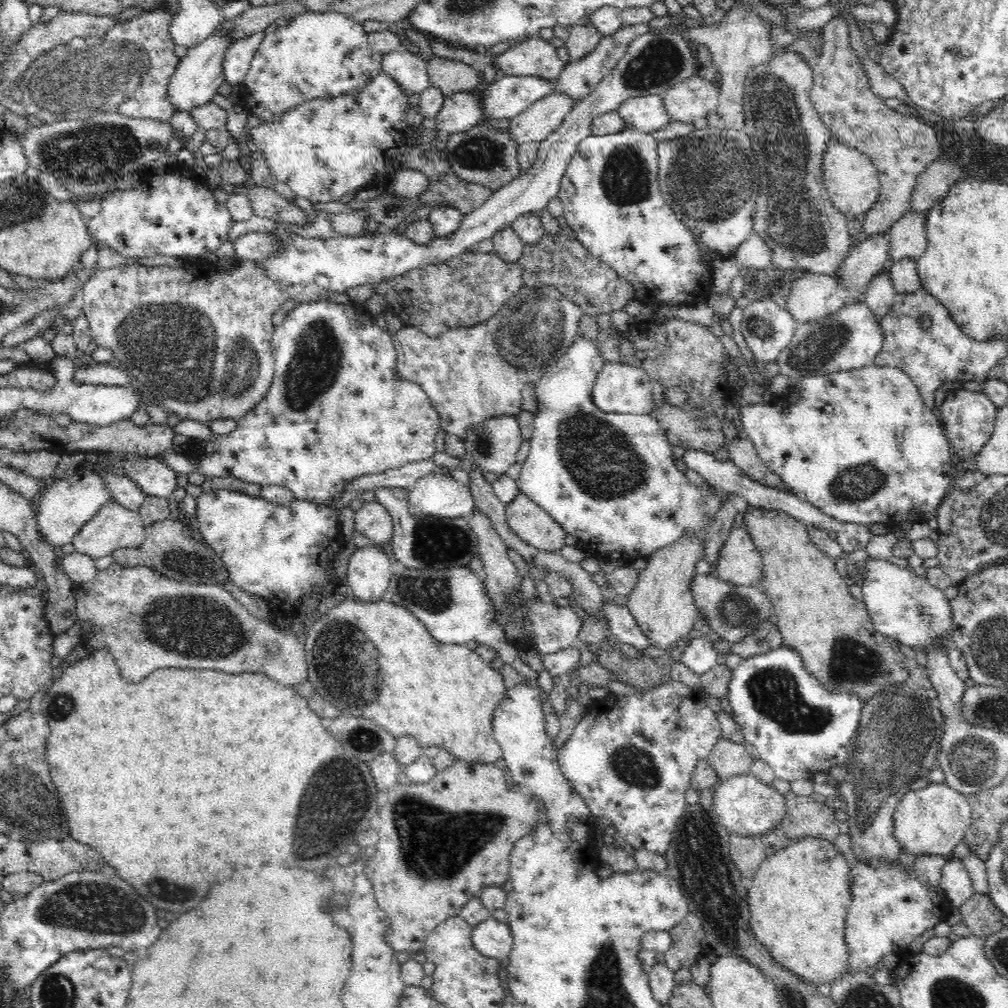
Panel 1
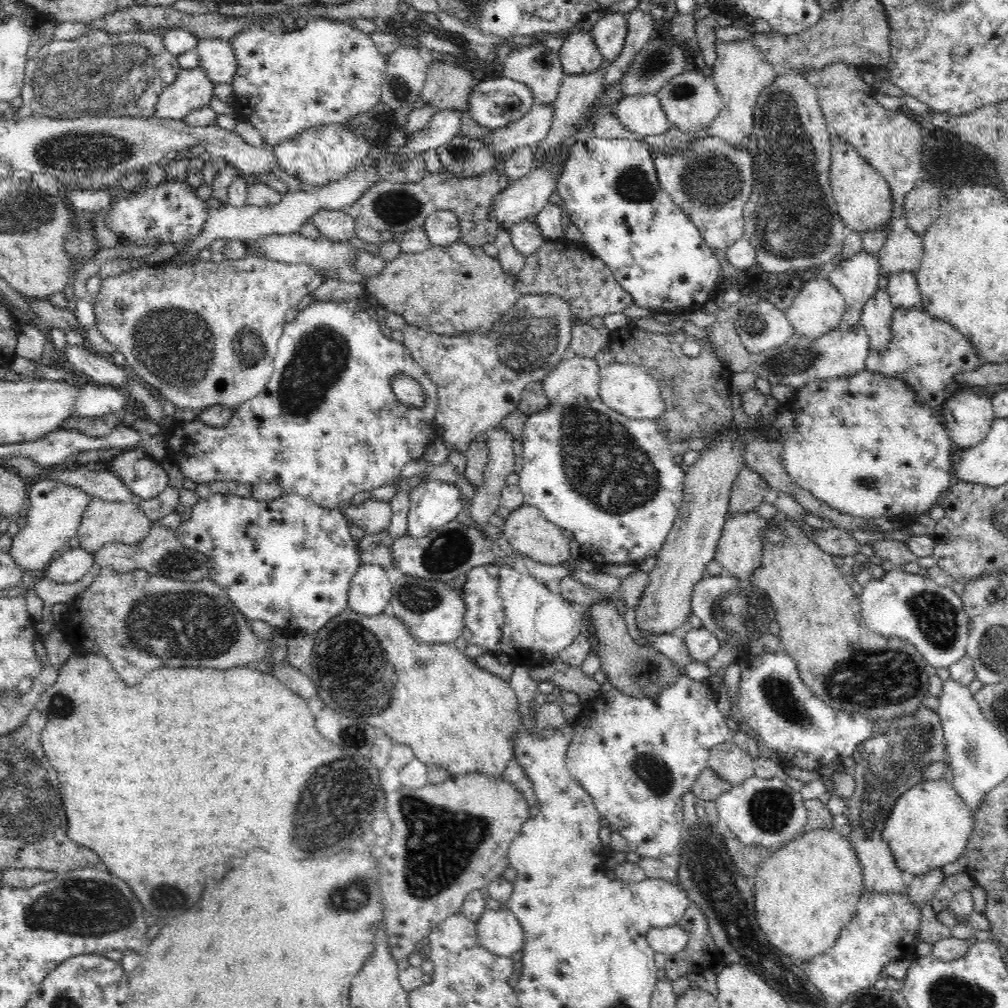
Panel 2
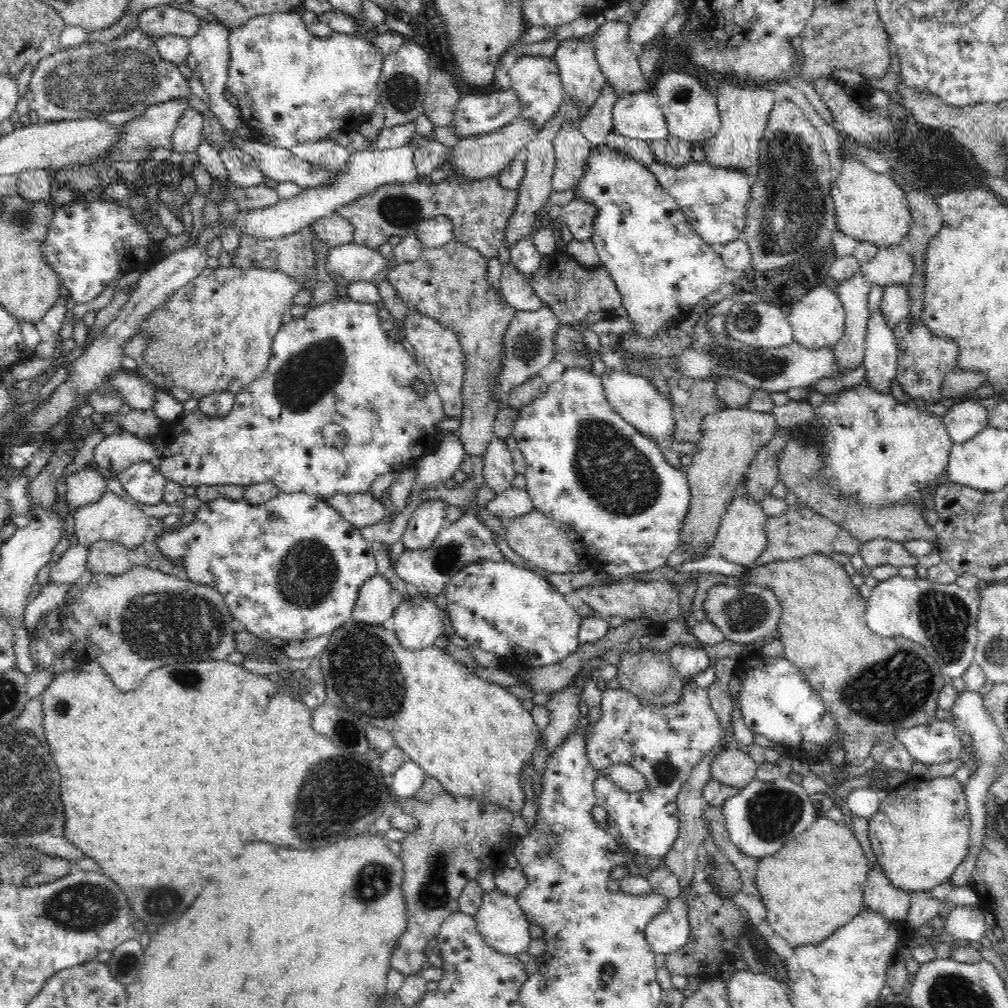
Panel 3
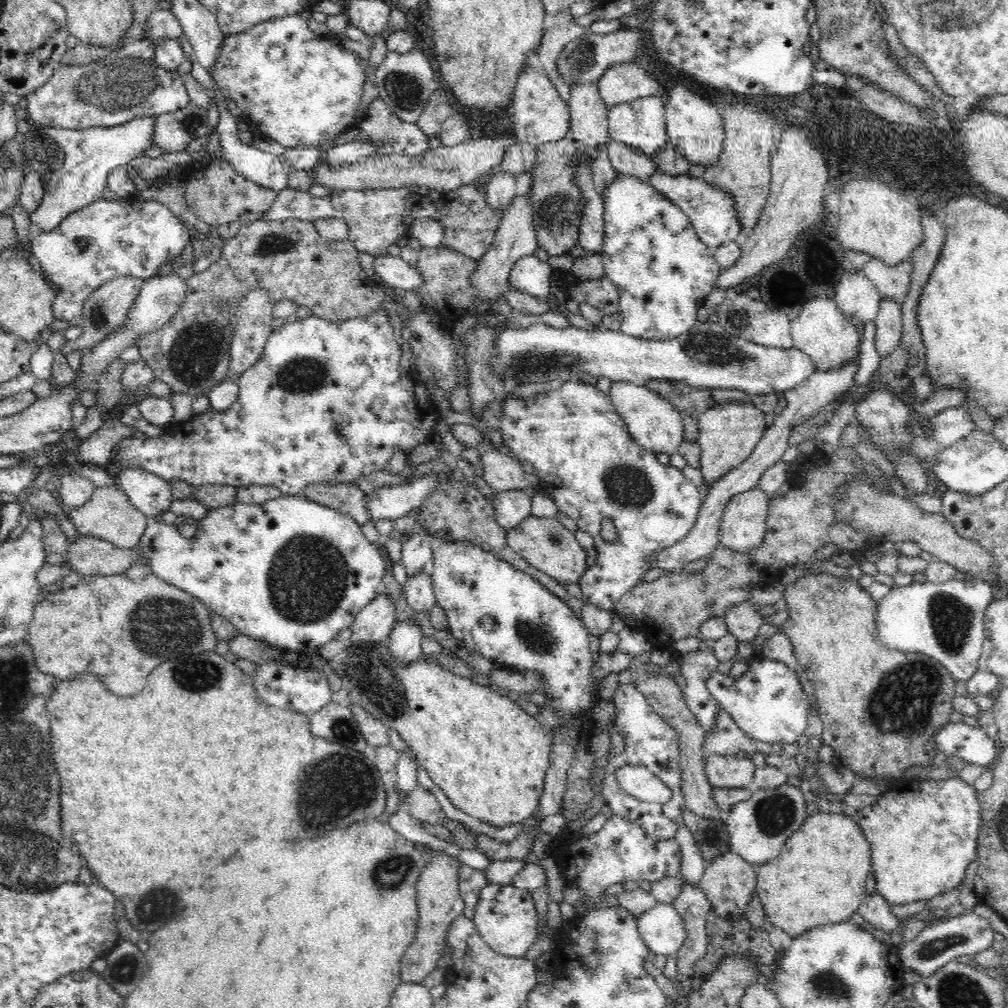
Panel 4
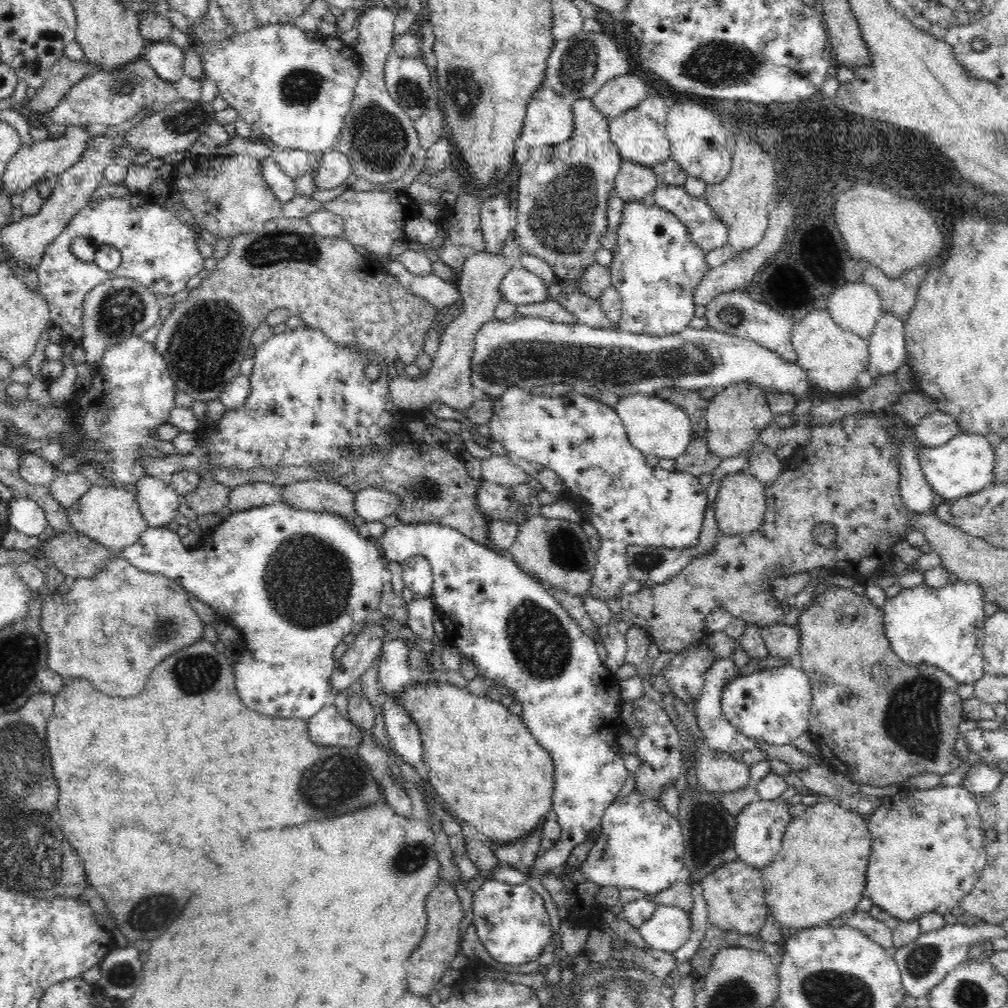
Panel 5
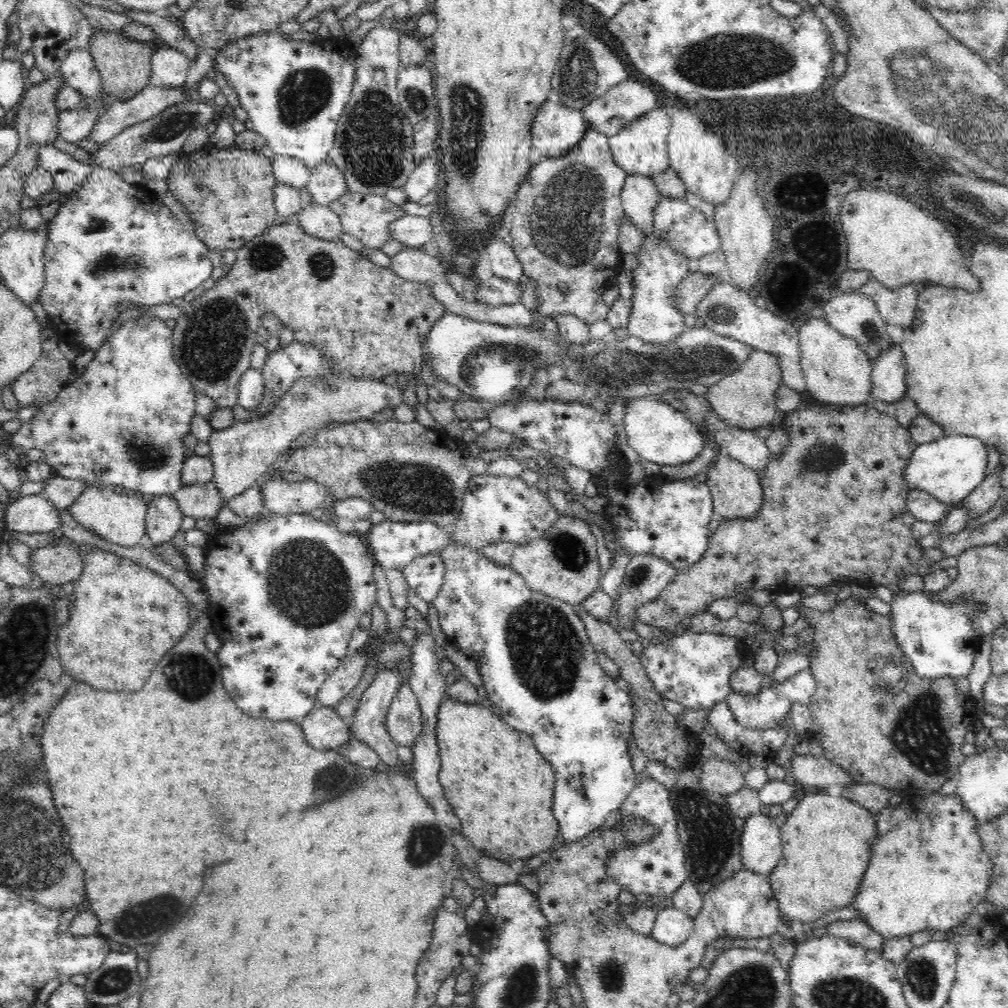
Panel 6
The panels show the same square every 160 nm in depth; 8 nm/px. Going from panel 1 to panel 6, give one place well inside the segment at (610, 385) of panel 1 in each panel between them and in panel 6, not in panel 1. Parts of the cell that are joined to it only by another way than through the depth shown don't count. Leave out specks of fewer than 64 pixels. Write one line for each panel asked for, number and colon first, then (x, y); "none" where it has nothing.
2: (626, 388)
3: (635, 398)
4: (654, 422)
5: (655, 426)
6: (659, 433)

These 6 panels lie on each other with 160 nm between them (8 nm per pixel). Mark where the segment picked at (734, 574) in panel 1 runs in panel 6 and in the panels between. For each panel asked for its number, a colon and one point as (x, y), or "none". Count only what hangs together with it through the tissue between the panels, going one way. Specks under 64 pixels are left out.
2: (740, 548)
3: (741, 538)
4: (744, 524)
5: (741, 504)
6: (737, 492)

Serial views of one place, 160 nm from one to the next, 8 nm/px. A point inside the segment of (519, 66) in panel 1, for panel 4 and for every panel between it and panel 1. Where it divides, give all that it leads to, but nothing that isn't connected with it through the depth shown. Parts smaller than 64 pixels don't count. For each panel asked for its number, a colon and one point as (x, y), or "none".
2: (539, 66)
3: (536, 79)
4: (540, 116)

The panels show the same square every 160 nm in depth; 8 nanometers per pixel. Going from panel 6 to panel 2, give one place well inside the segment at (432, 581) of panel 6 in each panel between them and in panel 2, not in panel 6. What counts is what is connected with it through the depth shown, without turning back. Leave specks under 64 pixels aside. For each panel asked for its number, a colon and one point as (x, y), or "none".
2: (433, 503)
3: (426, 521)
4: (416, 555)
5: (417, 573)

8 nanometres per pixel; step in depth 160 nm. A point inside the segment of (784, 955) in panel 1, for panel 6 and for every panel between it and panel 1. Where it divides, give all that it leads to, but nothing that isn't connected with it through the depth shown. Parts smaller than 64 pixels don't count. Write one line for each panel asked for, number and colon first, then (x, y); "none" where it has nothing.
2: (805, 893)
3: (815, 884)
4: (819, 878)
5: (819, 874)
6: (827, 841)

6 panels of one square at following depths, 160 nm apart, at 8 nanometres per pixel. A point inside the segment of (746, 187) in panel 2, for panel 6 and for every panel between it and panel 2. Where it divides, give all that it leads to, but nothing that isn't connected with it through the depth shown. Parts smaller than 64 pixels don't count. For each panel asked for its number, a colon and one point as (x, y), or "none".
3: (713, 199)
4: (710, 209)
5: (707, 230)
6: (683, 227)

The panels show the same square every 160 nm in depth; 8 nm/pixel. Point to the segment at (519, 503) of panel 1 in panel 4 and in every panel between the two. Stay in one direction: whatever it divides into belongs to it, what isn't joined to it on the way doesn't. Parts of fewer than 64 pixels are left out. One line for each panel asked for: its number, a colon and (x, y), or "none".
2: (530, 533)
3: (541, 540)
4: (545, 543)

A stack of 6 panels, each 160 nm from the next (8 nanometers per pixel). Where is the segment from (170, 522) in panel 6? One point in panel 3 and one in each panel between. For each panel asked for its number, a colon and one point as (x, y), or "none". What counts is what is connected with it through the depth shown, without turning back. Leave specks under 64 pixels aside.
3: (144, 483)
4: (151, 494)
5: (158, 502)

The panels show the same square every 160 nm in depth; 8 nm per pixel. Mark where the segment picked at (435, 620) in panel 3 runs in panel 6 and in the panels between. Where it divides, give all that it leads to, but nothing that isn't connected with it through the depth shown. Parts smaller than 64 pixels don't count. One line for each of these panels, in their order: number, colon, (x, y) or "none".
4: (405, 641)
5: (394, 672)
6: (369, 726)

